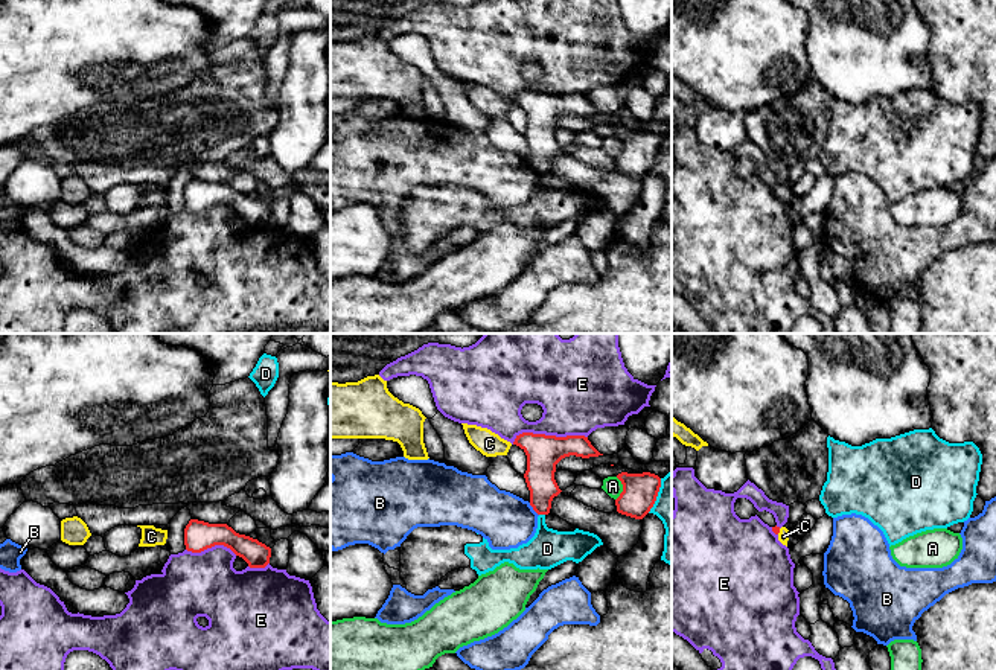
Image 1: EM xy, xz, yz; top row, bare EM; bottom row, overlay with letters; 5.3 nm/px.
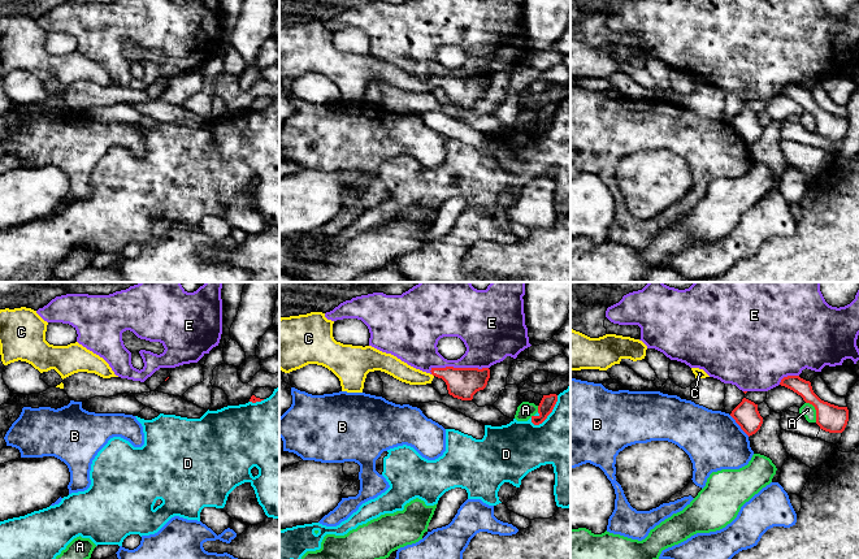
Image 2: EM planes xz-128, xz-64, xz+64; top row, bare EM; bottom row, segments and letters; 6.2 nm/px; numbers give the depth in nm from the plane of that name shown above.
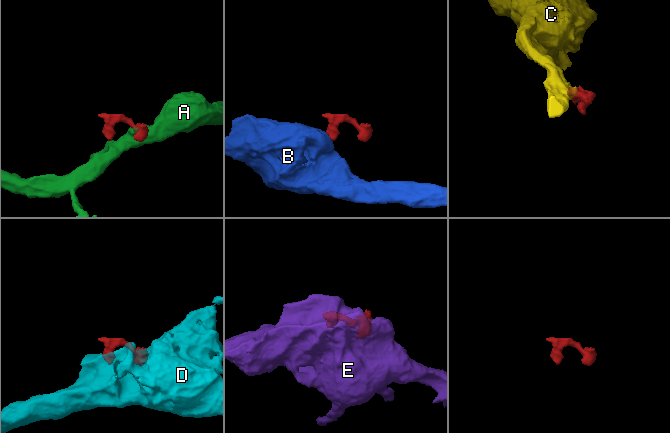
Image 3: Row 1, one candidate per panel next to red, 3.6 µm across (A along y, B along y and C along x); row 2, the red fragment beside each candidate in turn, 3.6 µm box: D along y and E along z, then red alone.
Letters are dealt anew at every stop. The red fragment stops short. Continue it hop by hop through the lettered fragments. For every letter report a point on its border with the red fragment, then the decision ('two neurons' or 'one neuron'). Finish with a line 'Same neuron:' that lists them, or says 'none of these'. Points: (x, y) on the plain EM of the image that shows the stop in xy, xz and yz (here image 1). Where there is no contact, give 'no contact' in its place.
A: xz (623, 148) | two neurons
B: xz (533, 168) | two neurons
C: yz (778, 191) | one neuron
D: xz (657, 154) | two neurons
E: xz (549, 95) | two neurons
Same neuron: C

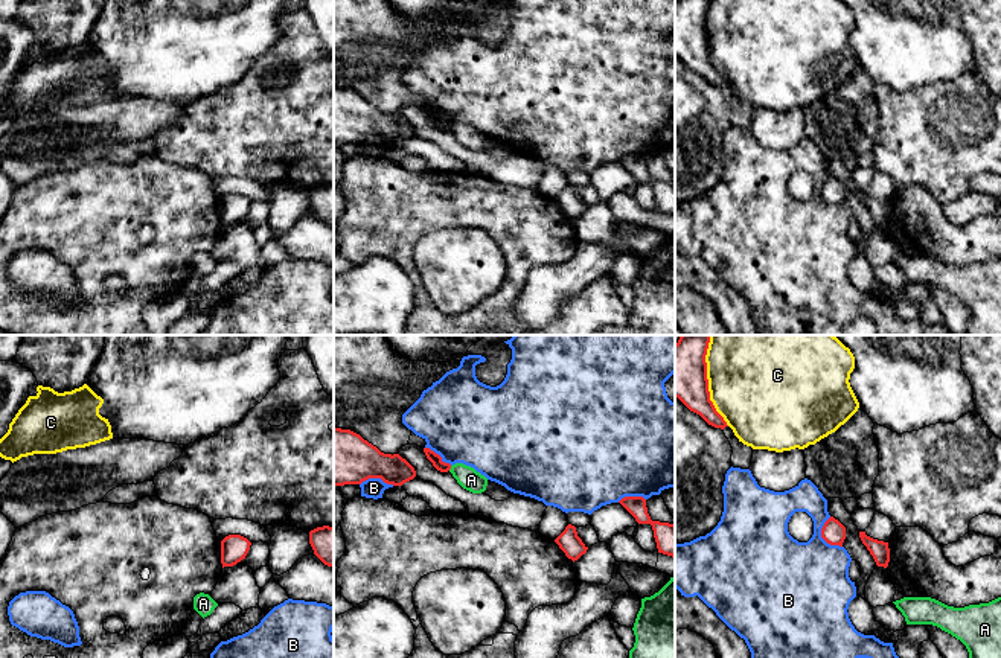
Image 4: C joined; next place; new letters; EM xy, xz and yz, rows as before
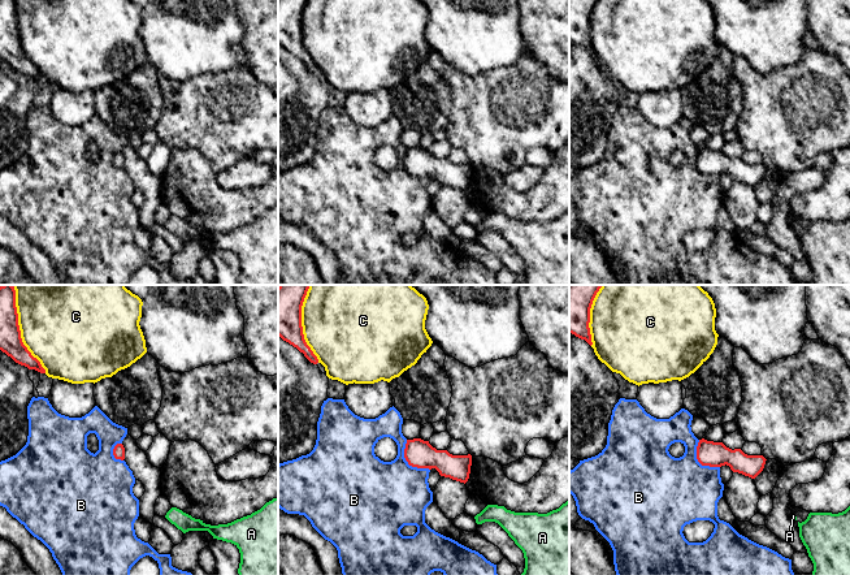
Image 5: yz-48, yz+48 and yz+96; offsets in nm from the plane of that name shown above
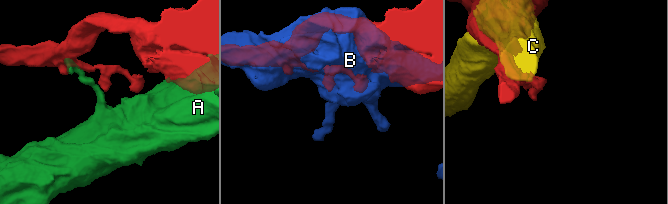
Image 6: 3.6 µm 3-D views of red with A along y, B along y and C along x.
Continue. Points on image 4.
A: xz (450, 127) | two neurons
B: yz (821, 195) | two neurons
C: yz (707, 43) | two neurons
Same neuron: none of these

